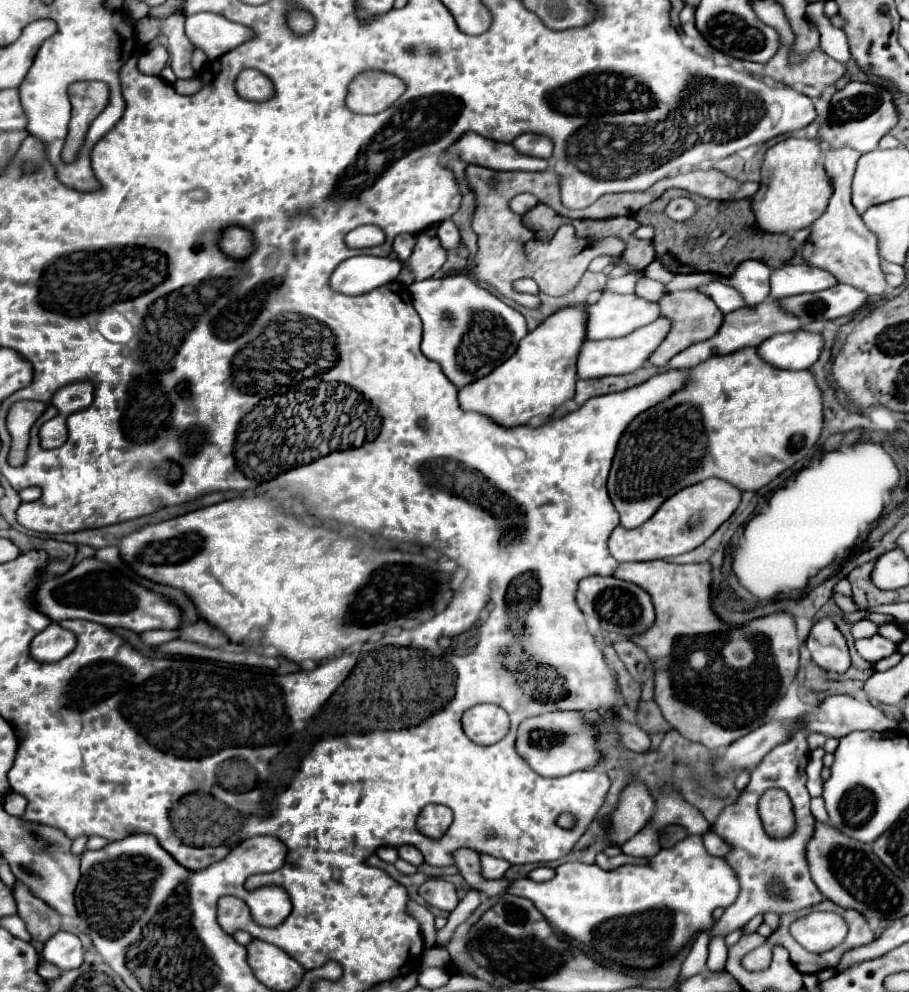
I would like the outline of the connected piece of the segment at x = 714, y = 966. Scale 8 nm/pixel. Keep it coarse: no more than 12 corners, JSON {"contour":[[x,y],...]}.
{"contour":[[725,937],[710,941],[707,967],[724,969],[727,960]]}

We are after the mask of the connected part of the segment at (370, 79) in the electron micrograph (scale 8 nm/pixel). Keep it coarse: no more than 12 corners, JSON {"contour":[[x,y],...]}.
{"contour":[[363,71],[349,83],[353,113],[385,111],[403,91],[397,75]]}

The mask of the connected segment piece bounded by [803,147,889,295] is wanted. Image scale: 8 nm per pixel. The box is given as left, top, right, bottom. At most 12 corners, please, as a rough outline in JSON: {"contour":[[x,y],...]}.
{"contour":[[827,149],[835,193],[803,259],[885,295],[879,239],[851,205],[859,151]]}

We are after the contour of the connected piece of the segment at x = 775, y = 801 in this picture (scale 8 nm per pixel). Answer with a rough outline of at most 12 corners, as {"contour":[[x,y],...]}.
{"contour":[[769,789],[759,815],[771,837],[793,829],[791,799]]}

